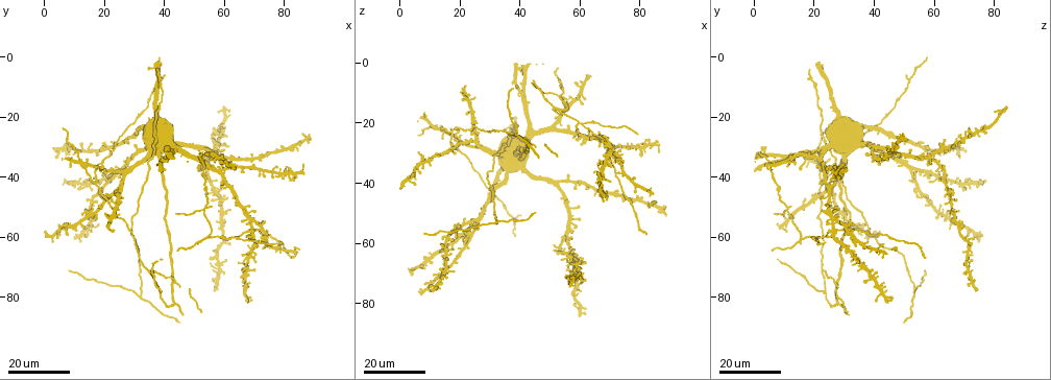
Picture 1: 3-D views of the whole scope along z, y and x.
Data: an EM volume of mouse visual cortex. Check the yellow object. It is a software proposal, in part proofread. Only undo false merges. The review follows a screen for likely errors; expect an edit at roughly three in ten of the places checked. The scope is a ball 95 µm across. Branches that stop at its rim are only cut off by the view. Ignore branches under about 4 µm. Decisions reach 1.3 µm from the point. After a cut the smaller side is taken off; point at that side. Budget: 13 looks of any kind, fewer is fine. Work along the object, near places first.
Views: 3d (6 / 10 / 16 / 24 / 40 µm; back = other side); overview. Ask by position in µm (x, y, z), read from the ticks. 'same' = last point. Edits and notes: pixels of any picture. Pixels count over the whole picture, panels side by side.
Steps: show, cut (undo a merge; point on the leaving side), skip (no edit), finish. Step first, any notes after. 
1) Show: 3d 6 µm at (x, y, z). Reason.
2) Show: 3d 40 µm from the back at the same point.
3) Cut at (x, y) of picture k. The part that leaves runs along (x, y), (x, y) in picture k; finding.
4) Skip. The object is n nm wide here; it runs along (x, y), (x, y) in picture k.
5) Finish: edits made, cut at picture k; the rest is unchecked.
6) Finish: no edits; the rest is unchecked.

Show: 3d 16 µm at (53, 50, 11). Four-way junction.

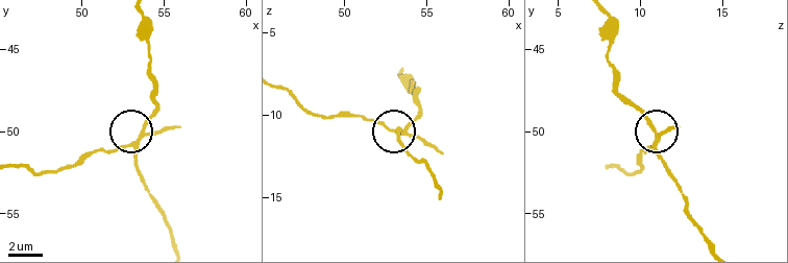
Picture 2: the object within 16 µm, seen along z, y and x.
Show: 3d 10 µm at (53.3, 50.7, 10.8).

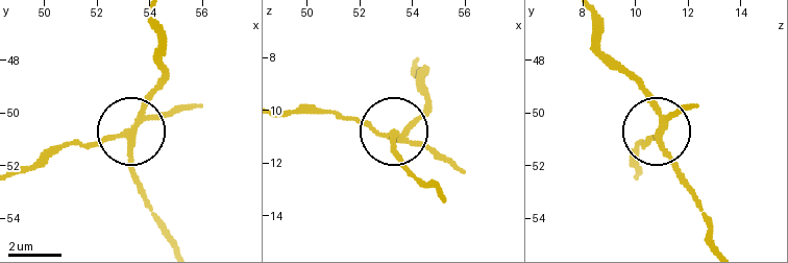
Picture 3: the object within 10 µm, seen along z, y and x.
Cut at (172, 116) of picture 3. 4 arms meet here; the part that leaves runs along (133, 127), (49, 149), (22, 168) in picture 3; two neurons meet here.

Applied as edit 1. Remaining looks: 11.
Show: overview.

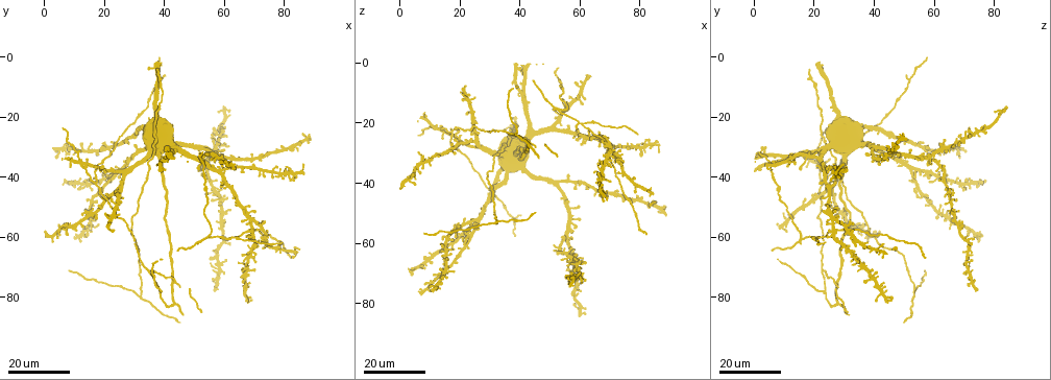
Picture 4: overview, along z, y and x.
Show: 3d 24 µm at (17, 42, 23). A fork.

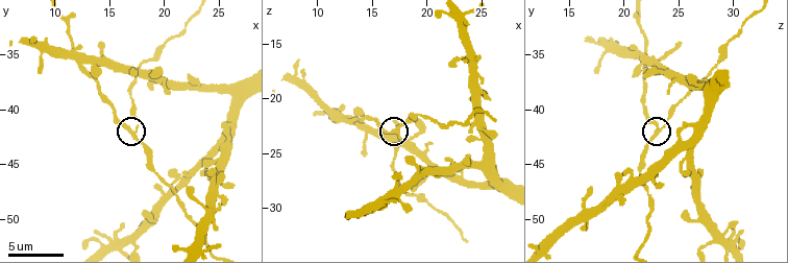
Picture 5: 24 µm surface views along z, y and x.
Show: 3d 6 µm at (17.2, 42.2, 22.8).

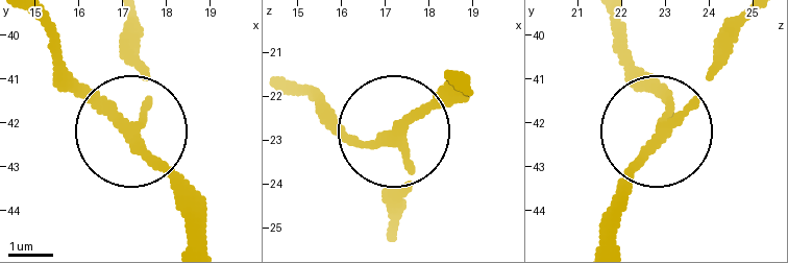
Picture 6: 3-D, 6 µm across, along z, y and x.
Skip. The side arm is 27 µm long; it runs along (39, 26), (181, 201) in picture 6; one neuron here.

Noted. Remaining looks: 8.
Show: 3d 24 µm at (54, 60, 15). Arms part here.

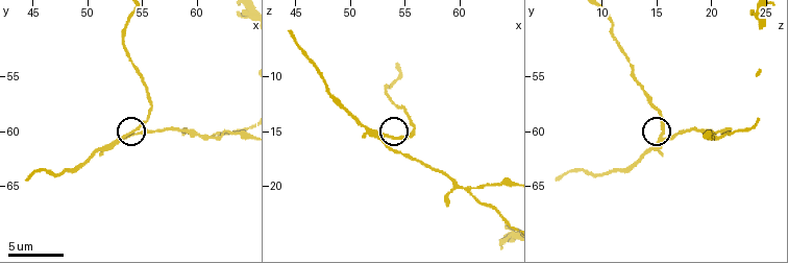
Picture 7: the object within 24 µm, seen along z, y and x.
Show: 3d 6 µm at (53.2, 60.6, 15.2).

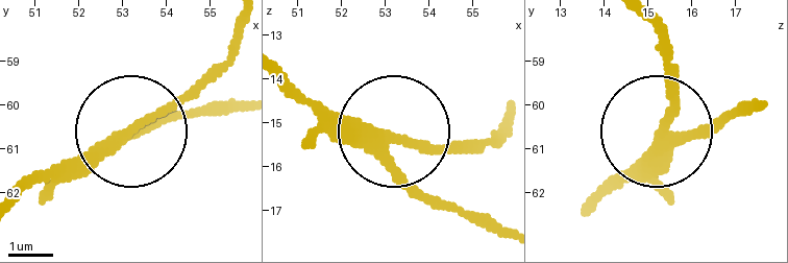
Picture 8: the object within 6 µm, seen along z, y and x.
Skip. 3 arms meet here; it runs along (762, 106), (691, 136), (661, 128), (606, 192) in picture 8; all the same neuron.

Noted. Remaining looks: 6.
Show: 3d 24 µm at (35, 71, 22). Three arms meet.

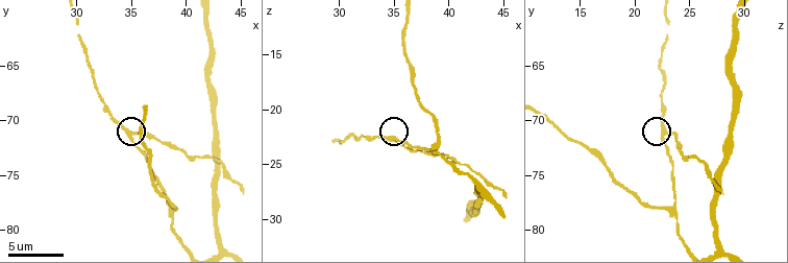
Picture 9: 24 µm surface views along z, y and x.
Show: 3d 10 µm at (35.0, 71.4, 23.0). Closer look.

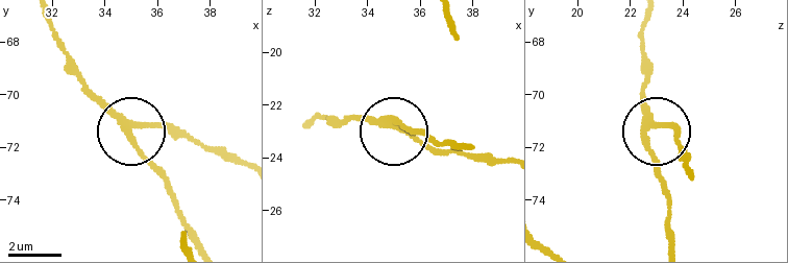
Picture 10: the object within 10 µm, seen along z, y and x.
Cut at (162, 123) of picture 10. The side arm is 11 µm long; 3 arms meet here; two neurons meet here.

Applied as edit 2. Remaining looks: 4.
Show: overview.

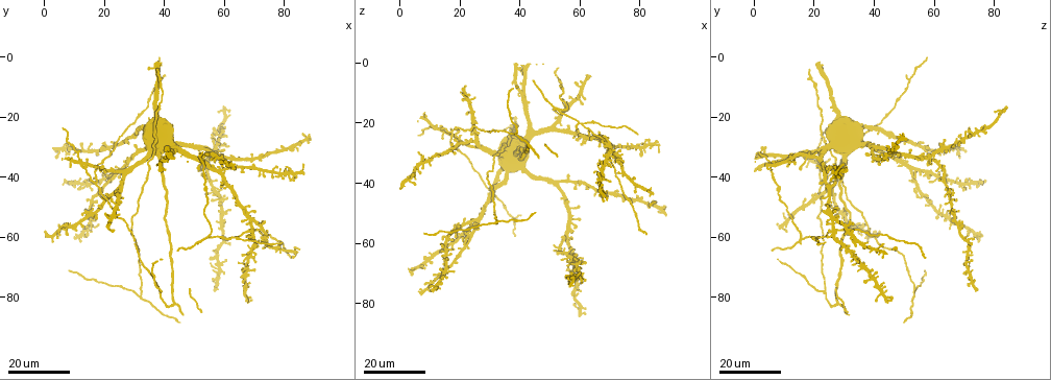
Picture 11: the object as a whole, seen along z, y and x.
Show: 3d 16 µm at (61, 60, 20). Branch point.

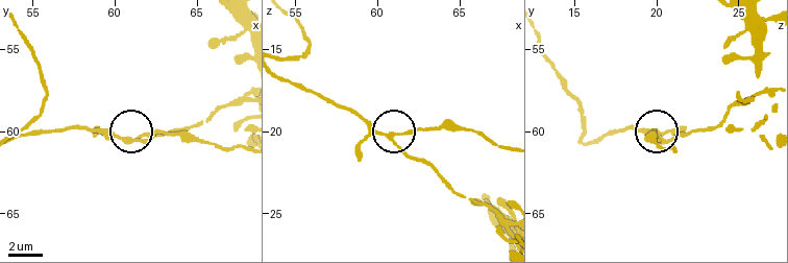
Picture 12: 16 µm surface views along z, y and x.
Show: 3d 6 µm at (60.9, 60.5, 20.2).

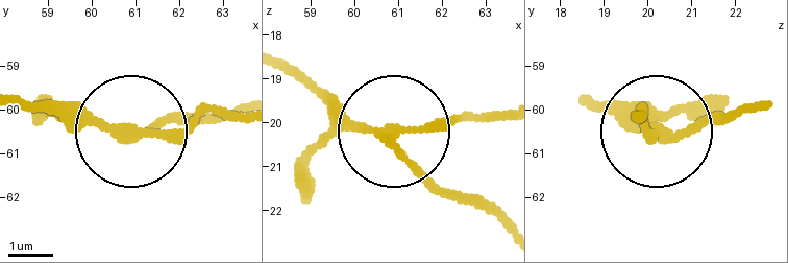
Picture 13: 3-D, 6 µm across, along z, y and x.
Skip. 3 arms meet here; it runs along (753, 106), (663, 133), (640, 111) in picture 13; one neuron here.

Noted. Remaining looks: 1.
Show: 3d 10 µm at (12.4, 36.2, 22.0).

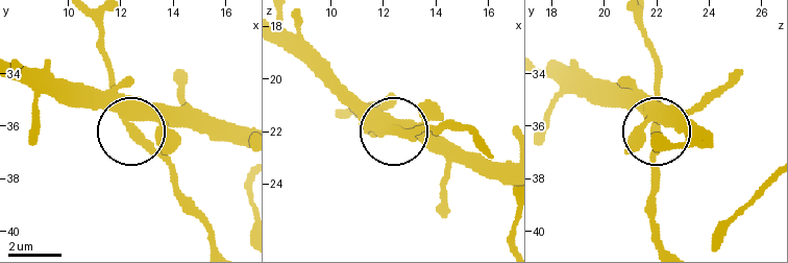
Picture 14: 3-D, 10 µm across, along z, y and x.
Skip. One neuron here.

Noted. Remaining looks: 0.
Finish: edits made, cut at picture 3, cut at picture 10; the rest is unchecked.

